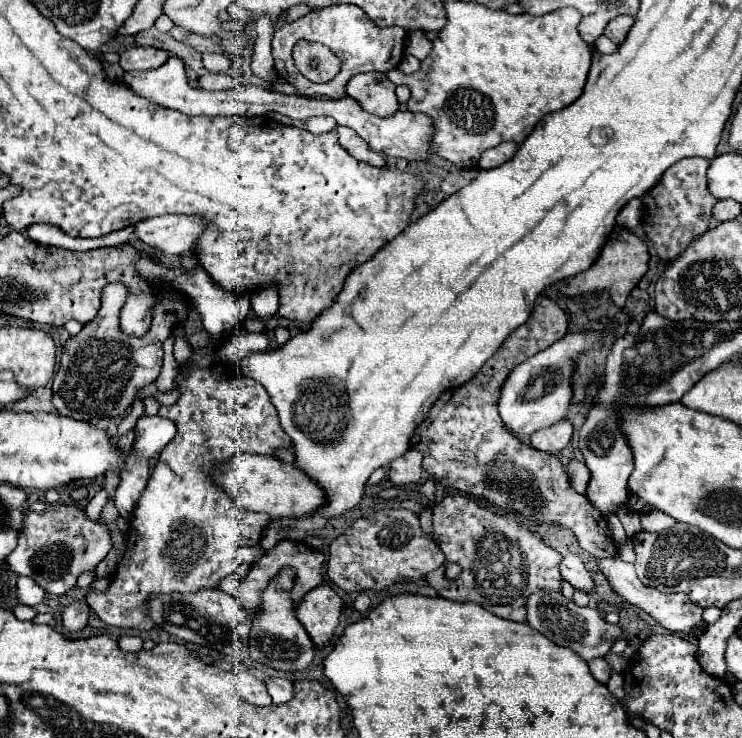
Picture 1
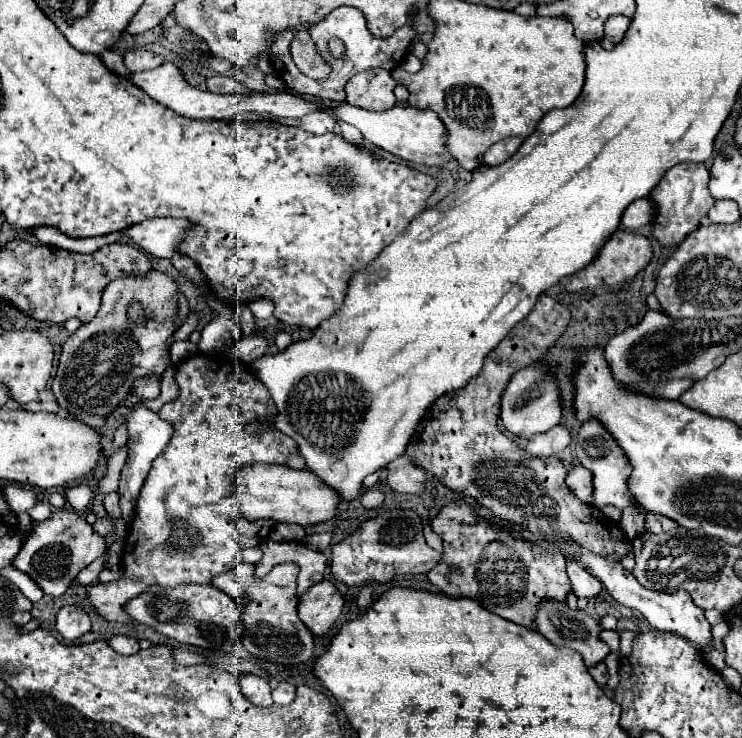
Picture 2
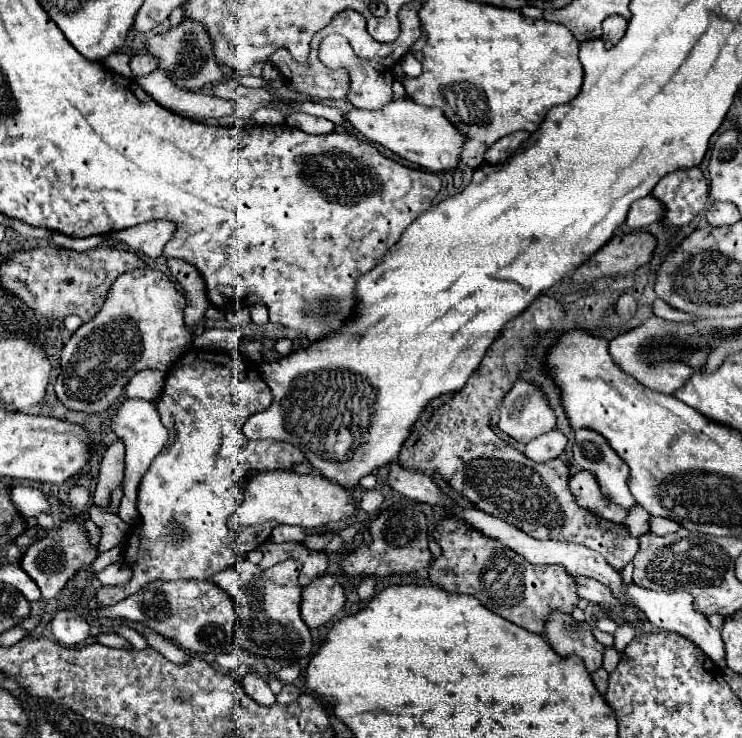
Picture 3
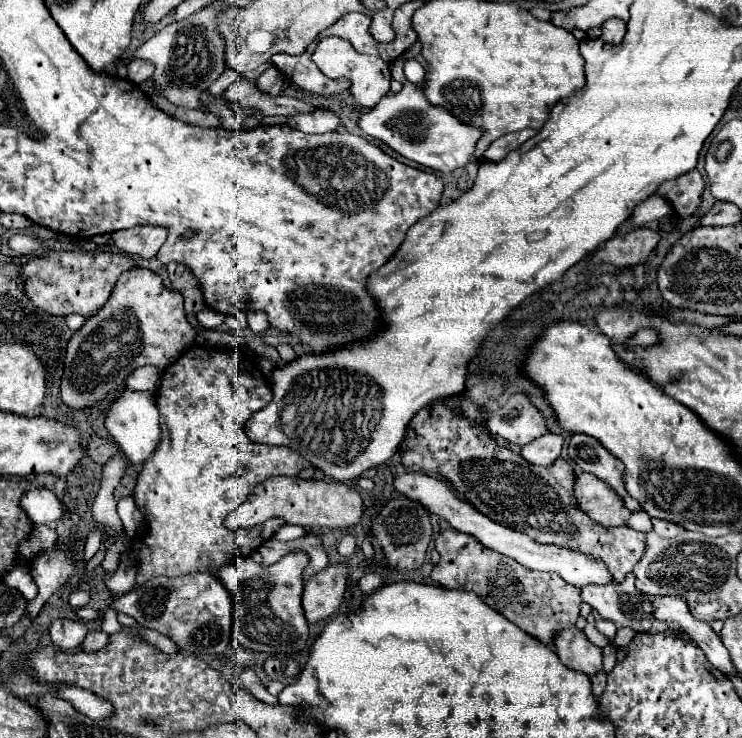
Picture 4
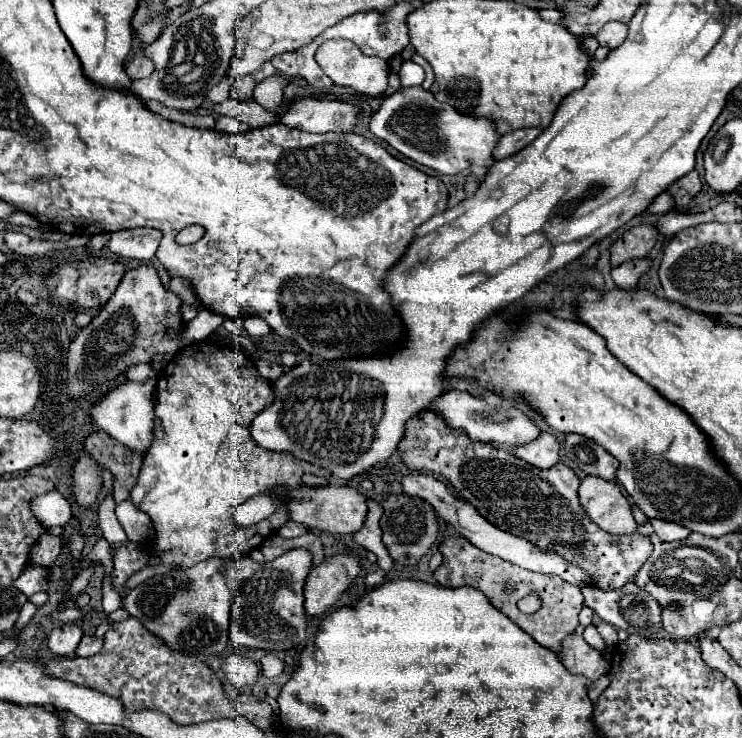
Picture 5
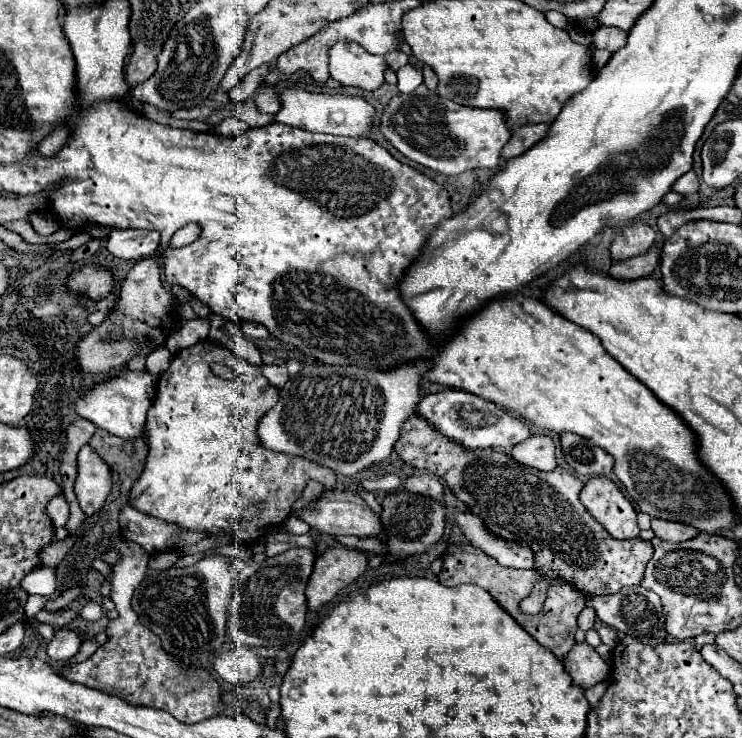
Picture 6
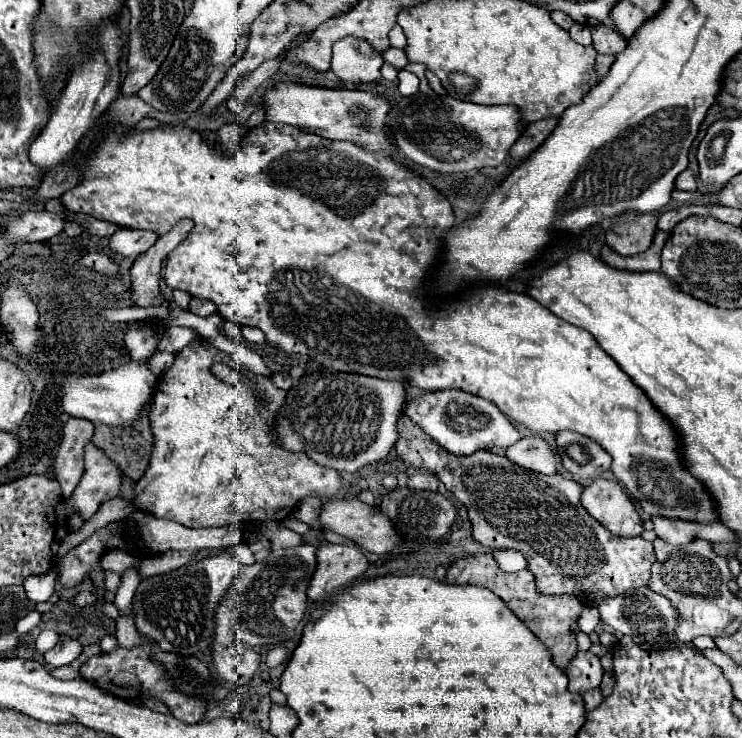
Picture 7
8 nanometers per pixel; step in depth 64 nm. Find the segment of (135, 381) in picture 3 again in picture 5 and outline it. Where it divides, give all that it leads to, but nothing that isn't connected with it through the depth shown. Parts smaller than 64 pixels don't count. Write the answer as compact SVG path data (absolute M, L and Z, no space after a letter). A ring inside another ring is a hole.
M134 364L134 366L130 366L128 368L128 372L126 372L126 376L130 378L130 380L148 380L148 378L154 378L156 374L154 374L154 370L152 370L152 366L150 364Z

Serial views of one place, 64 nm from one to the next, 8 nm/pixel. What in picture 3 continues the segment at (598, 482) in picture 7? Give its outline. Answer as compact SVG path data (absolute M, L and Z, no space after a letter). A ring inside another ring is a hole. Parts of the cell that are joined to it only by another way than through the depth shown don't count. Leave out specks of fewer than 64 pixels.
M582 470L582 472L574 474L570 478L570 490L572 490L576 502L580 502L580 506L584 510L590 510L590 512L594 512L600 518L610 520L610 522L618 522L618 524L624 522L628 510L614 504L608 496L602 494L602 490L600 490L592 472Z

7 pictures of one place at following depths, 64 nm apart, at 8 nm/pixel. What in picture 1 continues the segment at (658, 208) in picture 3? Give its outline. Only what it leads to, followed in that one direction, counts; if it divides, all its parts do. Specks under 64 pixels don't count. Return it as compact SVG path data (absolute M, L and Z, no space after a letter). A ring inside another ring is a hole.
M640 198L630 200L630 202L622 208L622 212L618 214L616 222L618 222L618 226L624 226L624 228L628 228L628 230L636 228L636 226L642 222L642 200L640 200Z

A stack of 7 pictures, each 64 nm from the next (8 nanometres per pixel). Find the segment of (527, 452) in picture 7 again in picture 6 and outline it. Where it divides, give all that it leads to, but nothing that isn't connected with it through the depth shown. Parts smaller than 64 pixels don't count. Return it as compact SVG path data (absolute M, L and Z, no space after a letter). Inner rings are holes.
M534 434L534 436L526 438L524 442L516 444L512 448L510 456L516 462L526 464L526 466L536 468L536 470L542 470L542 472L552 472L556 468L554 442L542 434Z

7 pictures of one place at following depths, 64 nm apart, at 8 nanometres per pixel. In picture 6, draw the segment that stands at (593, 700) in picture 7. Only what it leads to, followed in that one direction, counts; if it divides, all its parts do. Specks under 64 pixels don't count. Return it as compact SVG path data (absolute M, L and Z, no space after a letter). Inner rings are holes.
M600 682L600 684L592 686L592 688L588 688L584 694L586 694L586 698L588 698L590 706L592 706L592 708L596 708L596 704L598 704L598 702L600 702L600 698L604 696L604 692L606 692L606 682Z

